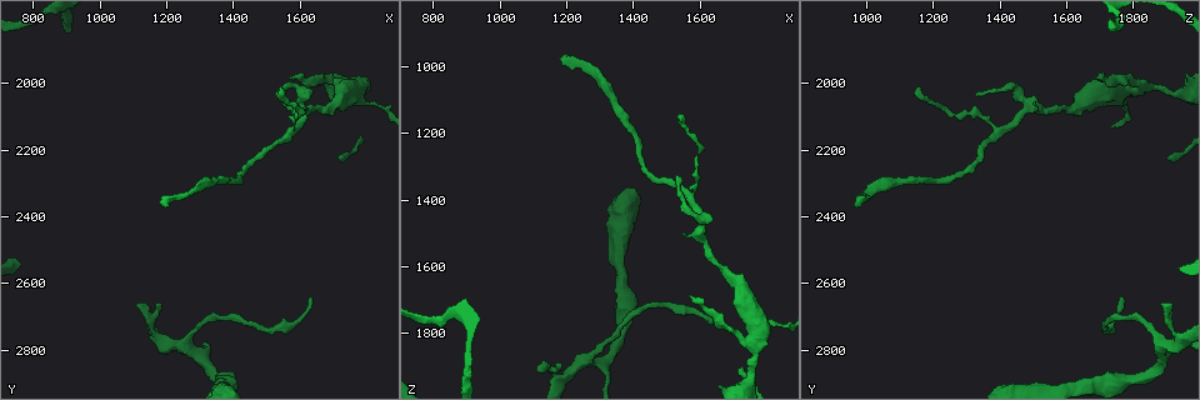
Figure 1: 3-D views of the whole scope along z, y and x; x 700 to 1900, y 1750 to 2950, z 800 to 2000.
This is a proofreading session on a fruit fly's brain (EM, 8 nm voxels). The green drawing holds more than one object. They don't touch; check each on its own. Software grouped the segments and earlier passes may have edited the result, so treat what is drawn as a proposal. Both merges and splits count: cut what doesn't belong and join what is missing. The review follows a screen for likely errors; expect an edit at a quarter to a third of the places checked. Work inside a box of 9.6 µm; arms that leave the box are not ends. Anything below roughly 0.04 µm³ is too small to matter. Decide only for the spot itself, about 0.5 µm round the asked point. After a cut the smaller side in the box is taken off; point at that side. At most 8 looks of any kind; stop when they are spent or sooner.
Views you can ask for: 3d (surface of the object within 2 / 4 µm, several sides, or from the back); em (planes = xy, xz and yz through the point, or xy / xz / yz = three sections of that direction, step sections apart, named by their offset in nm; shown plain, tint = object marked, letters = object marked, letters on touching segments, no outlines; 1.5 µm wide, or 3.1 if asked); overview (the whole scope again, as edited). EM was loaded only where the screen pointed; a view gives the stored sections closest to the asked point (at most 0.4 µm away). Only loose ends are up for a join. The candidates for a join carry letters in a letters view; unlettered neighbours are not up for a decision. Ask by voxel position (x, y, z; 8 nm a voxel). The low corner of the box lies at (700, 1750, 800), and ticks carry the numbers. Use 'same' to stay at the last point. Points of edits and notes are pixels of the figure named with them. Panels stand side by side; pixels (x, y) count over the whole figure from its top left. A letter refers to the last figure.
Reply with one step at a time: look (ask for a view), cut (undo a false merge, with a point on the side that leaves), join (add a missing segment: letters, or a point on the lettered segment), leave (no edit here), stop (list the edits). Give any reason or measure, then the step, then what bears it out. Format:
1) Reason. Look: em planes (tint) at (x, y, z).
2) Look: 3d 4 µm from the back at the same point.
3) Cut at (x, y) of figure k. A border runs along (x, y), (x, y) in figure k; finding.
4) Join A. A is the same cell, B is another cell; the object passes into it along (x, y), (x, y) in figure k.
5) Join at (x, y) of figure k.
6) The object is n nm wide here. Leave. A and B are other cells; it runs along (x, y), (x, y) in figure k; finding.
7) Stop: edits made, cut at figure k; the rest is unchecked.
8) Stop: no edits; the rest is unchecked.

Tapers out. Look: 3d 4 µm at (1180, 2660, 1900).

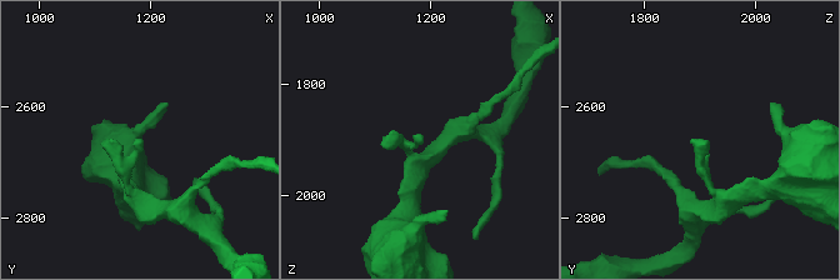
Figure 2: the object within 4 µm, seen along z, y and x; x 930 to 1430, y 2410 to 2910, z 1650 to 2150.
Look: em planes (letters) at (1185, 2665, 1900).

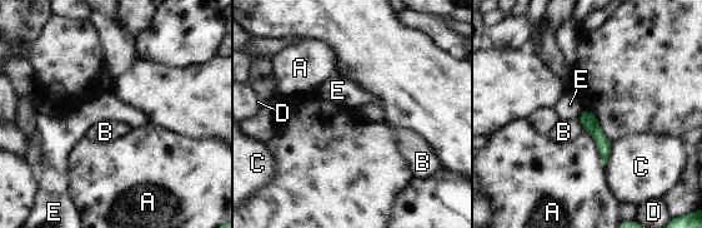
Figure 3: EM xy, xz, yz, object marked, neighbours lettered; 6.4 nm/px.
The longest contact is with A, 280 nm. Leave. A, B, C, D and E are other cells; none of them fits.

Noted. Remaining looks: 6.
Free end. Look: 3d 2 µm at (1540, 2020, 1160).

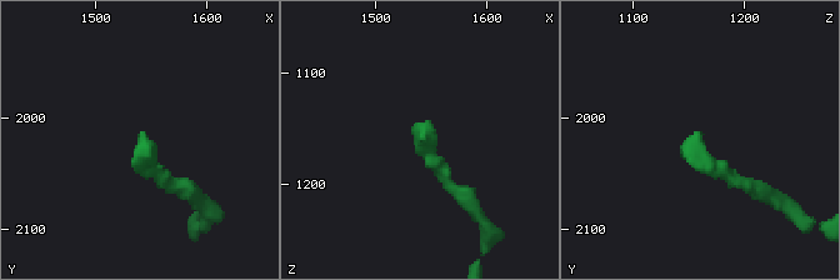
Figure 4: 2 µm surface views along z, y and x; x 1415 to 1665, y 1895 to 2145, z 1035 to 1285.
Look: em yz step 8 (tint) at (1544, 2010, 1158).

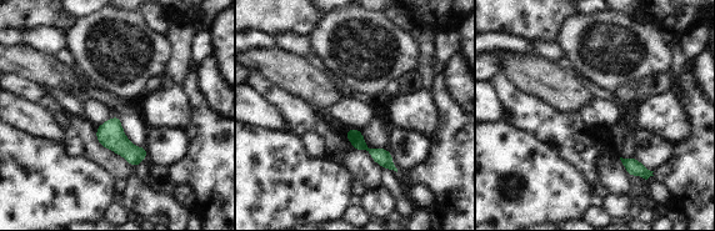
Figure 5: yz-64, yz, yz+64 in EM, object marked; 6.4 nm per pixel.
Cut it another way. Look: em planes (letters) at the same point.

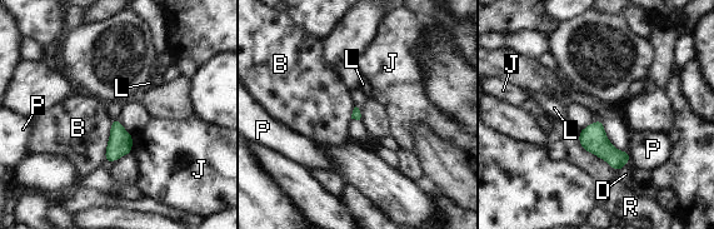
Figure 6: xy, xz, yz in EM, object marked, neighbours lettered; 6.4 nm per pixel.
Leave. B, D, J, L, P and R are other cells; a border runs along (111, 120), (105, 163) in figure 6; none of them fits.

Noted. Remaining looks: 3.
An open end. Look: em xy step 4 (tint) at (1570, 1980, 1680).

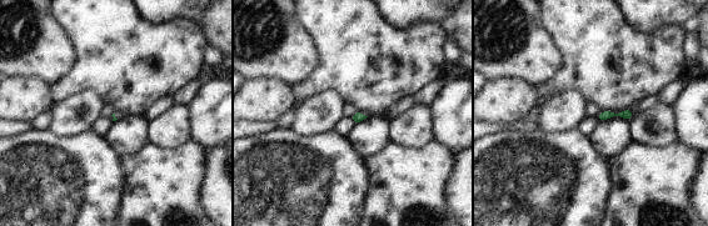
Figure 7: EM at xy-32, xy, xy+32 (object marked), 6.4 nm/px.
Another direction. Look: em planes (letters) at the same point.

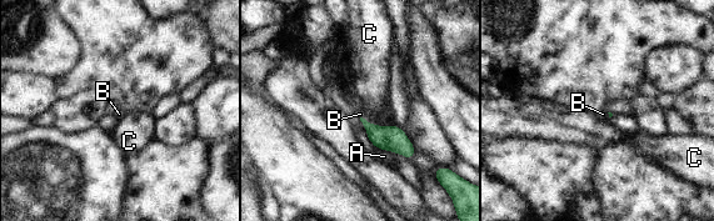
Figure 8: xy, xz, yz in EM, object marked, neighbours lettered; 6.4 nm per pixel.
Join B. B is the same cell, A and C are other cells; the object passes into it along (393, 139), (369, 122), (360, 114) in figure 8; the neuron continues.

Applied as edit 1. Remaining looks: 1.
Stop: edits made, join at figure 8; the rest is unchecked.

